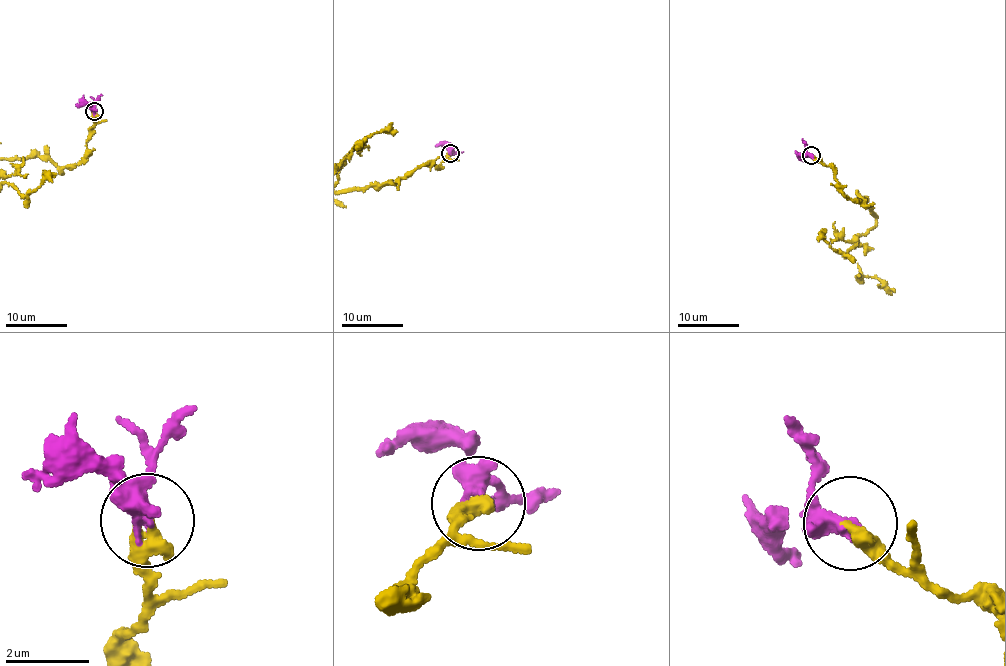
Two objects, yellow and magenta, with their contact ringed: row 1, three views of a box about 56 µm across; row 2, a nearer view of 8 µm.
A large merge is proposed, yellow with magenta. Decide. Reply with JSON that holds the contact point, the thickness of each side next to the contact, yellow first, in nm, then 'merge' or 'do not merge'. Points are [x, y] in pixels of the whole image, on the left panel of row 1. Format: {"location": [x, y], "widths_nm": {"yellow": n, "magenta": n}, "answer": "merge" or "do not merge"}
{"location": [94, 111], "widths_nm": {"yellow": 380, "magenta": 280}, "answer": "merge"}

